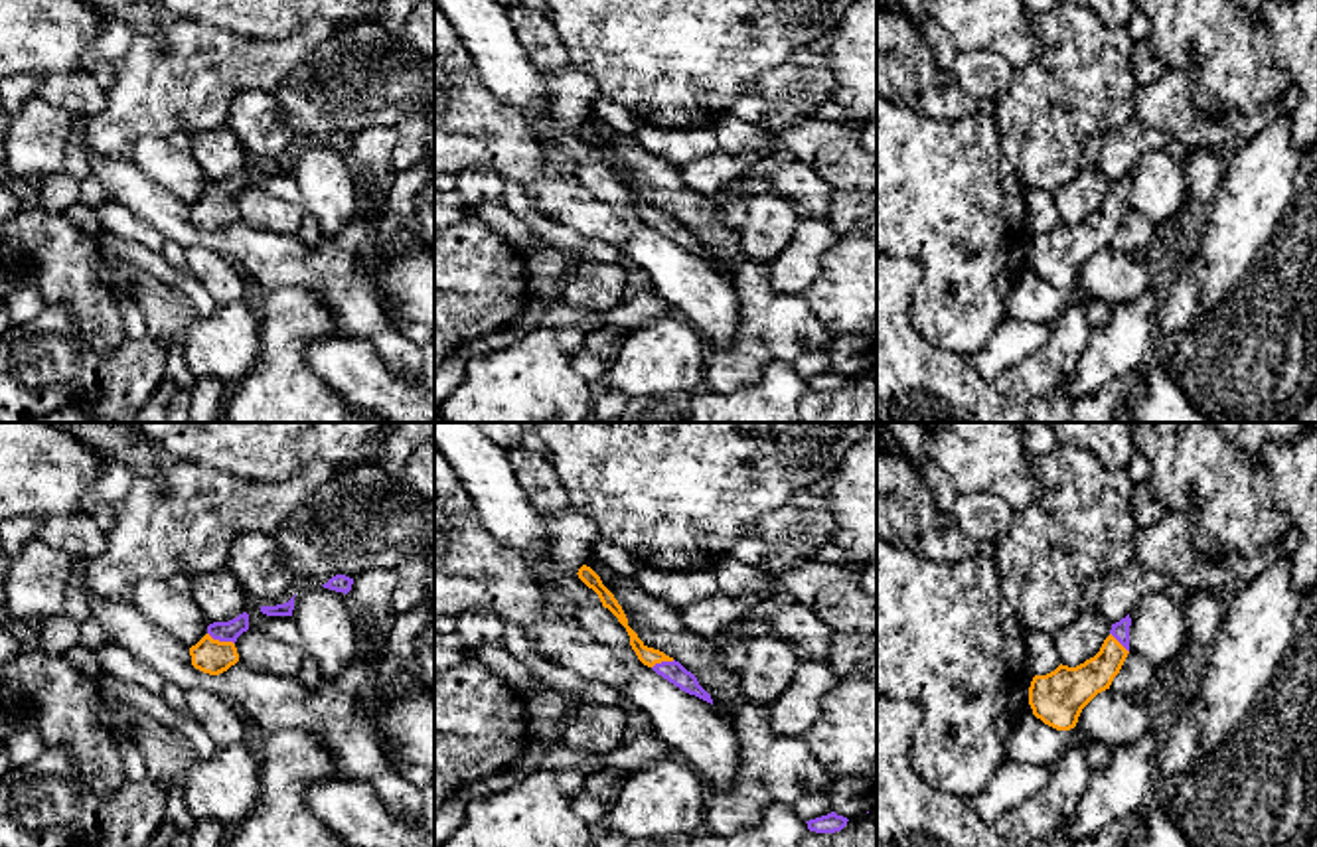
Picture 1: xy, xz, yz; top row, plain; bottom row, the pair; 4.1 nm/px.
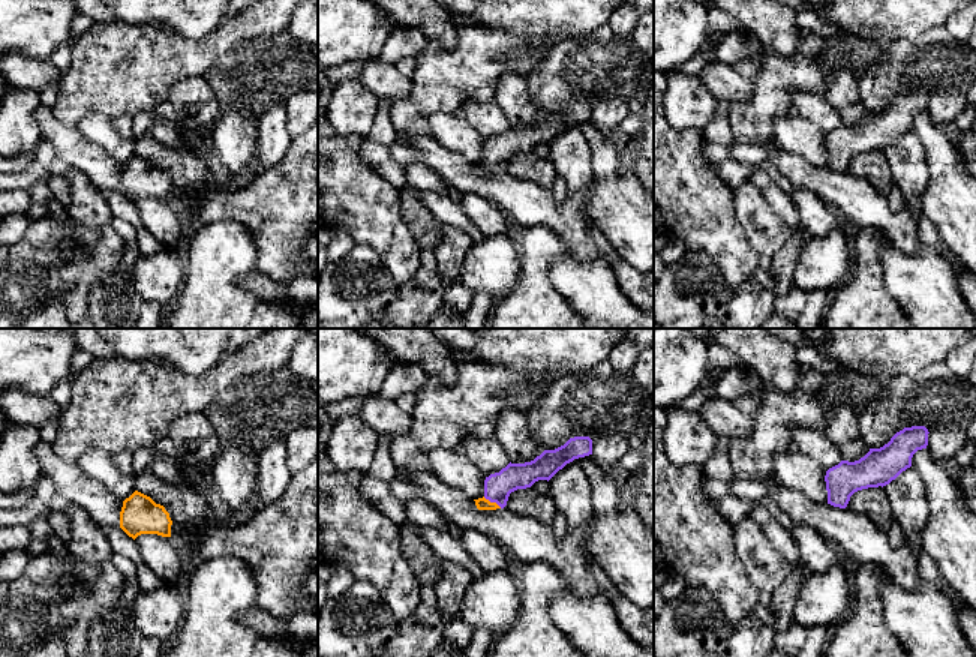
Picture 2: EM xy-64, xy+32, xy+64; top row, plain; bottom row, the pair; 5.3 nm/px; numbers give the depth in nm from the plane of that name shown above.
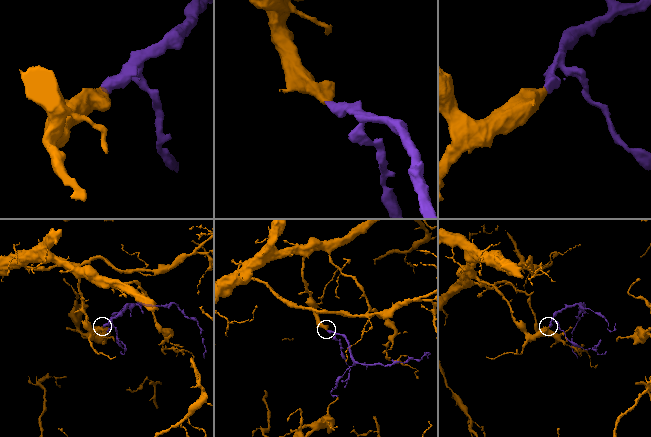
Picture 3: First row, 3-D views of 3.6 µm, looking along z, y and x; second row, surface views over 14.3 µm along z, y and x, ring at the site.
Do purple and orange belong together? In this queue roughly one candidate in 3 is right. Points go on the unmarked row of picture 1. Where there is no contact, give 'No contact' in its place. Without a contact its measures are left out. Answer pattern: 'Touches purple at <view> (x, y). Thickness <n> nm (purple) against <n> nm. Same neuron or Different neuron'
Touches purple at xy (222, 198). Thickness 80 nm (purple) against 140 nm. Same neuron

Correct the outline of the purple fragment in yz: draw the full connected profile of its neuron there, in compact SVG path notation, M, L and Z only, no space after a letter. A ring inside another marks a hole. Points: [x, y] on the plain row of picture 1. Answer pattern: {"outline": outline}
{"outline": "M1129 172L1112 182L1100 209L1076 225L1058 223L1046 233L1035 233L1029 245L1033 272L1056 288L1076 284L1082 267L1110 247L1129 211Z"}

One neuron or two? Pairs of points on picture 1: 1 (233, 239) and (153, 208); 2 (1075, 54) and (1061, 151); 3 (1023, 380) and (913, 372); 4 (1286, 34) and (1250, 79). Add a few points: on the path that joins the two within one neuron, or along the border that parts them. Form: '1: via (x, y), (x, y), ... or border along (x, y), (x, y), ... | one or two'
1: via (214, 239), (188, 235), (172, 220) | one
2: via (1075, 77), (1075, 89), (1061, 103), (1061, 127) | one
3: via (996, 391), (940, 391) | one
4: border along (1264, 20), (1270, 32), (1270, 56), (1292, 83) | two

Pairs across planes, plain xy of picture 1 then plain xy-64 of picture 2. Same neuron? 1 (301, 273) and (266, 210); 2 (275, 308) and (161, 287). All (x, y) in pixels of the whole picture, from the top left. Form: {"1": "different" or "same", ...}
{"1": "same", "2": "different"}

